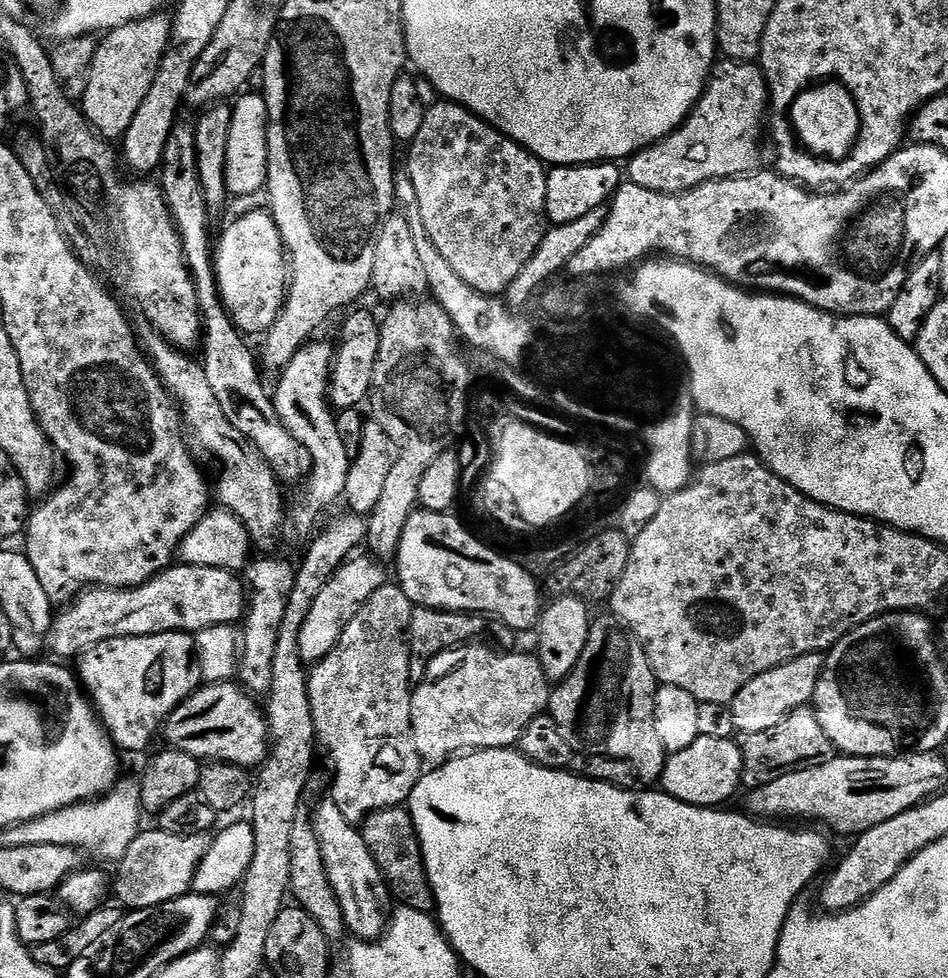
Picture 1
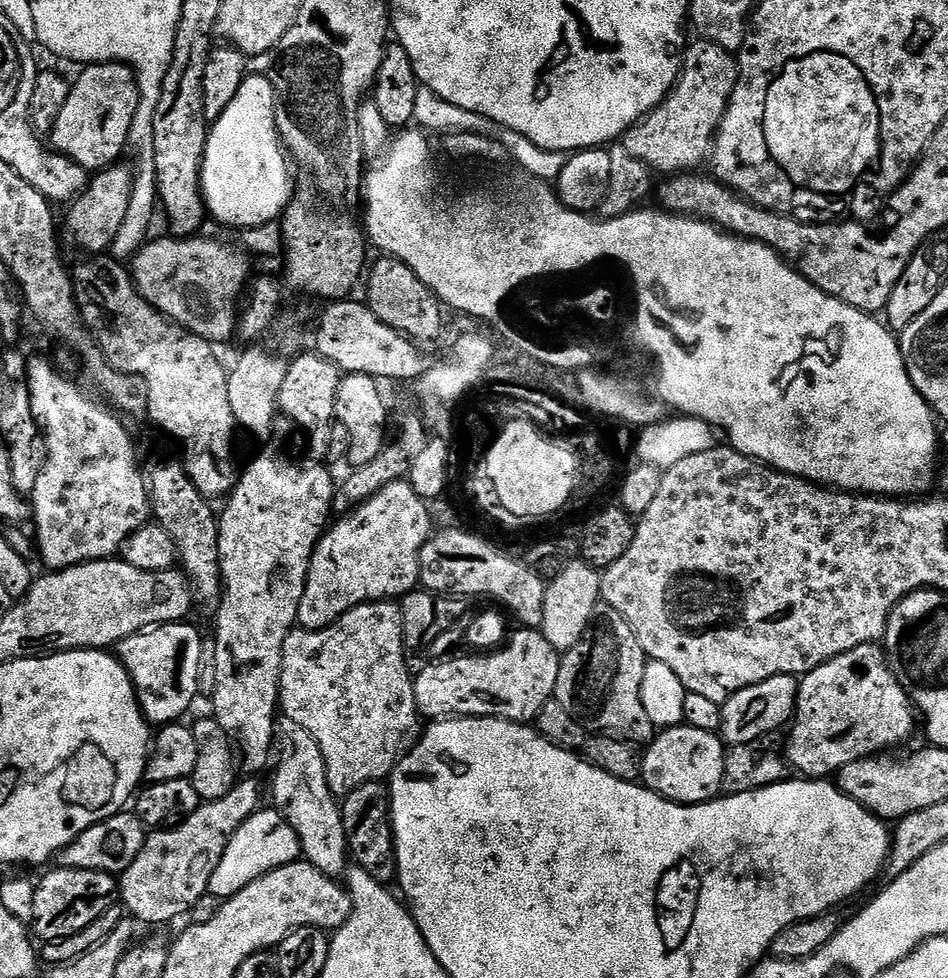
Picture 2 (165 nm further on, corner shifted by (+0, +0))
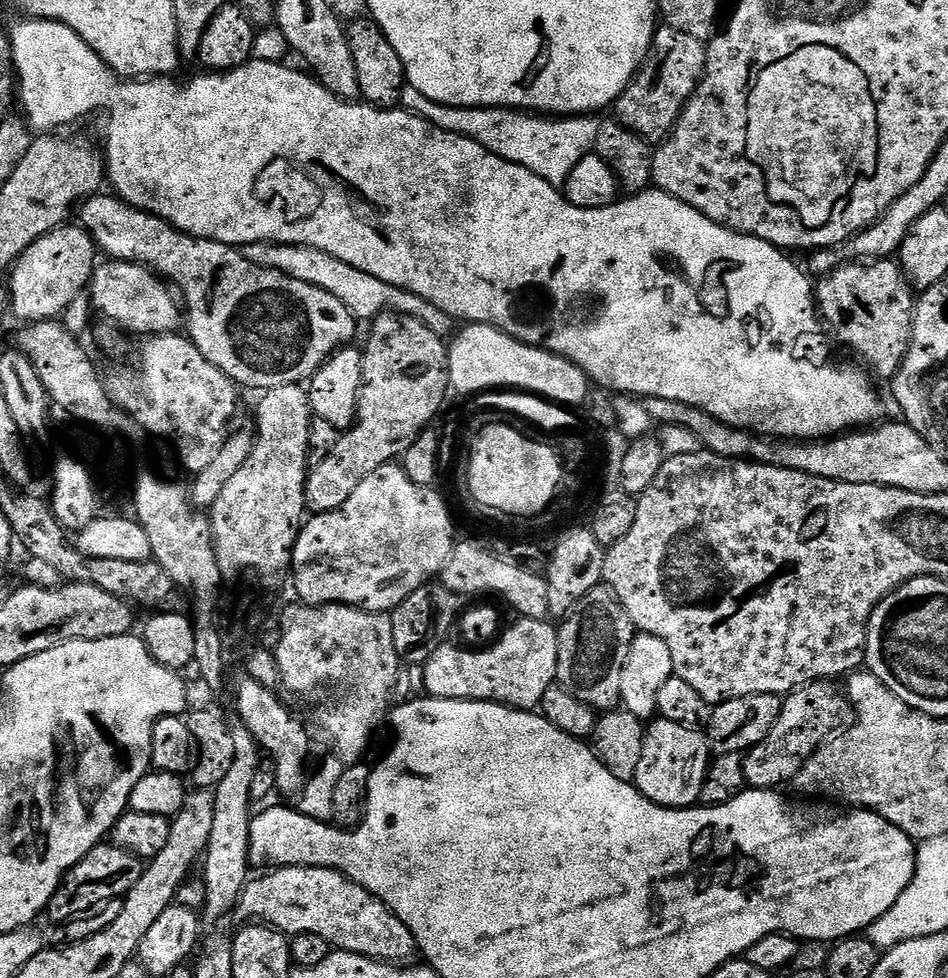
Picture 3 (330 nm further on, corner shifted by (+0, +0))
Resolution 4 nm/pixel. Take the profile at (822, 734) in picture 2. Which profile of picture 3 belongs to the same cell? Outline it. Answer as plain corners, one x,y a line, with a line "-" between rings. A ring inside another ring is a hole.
828,682
807,684
783,697
780,713
774,726
744,756
744,783
748,788
779,789
779,784
791,785
802,766
841,727
840,719
846,712
846,700
832,689
-
840,724
840,725
839,725
-
837,727
837,728
836,728
-
836,728
836,729
835,729

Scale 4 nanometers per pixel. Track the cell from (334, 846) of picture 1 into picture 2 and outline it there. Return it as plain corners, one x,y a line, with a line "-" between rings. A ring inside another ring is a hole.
286,715
278,720
278,748
284,753
280,756
280,765
272,776
272,800
275,811
281,812
294,826
294,834
300,839
300,851
307,863
313,864
322,874
340,878
347,873
350,857
344,819
340,813
338,798
330,790
326,778
326,762
318,742
298,722

